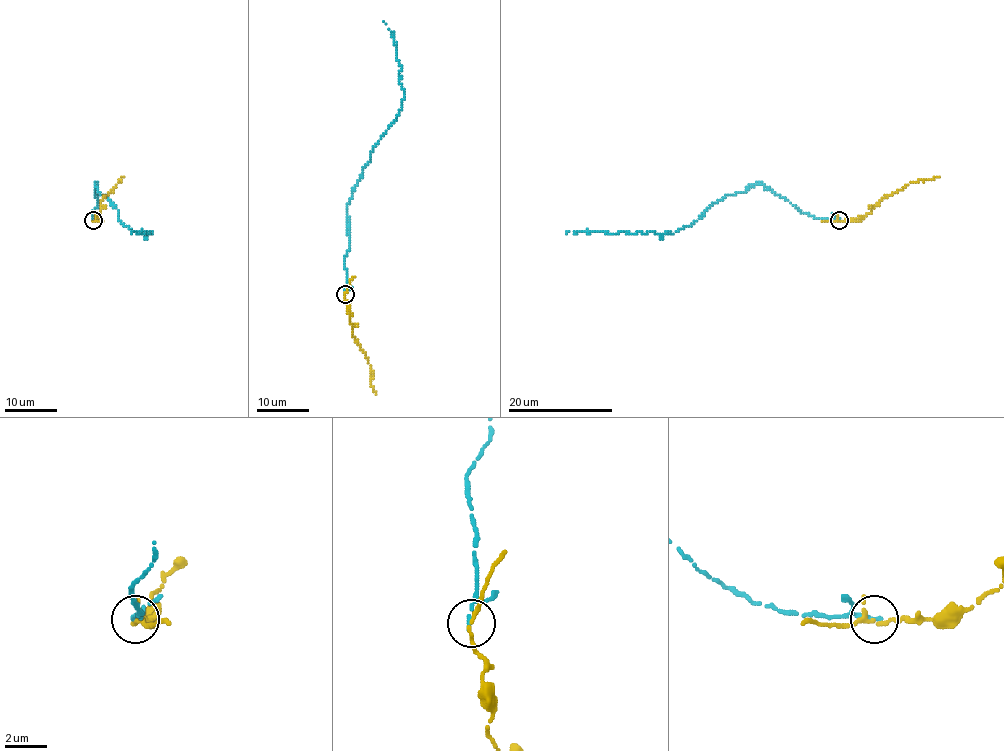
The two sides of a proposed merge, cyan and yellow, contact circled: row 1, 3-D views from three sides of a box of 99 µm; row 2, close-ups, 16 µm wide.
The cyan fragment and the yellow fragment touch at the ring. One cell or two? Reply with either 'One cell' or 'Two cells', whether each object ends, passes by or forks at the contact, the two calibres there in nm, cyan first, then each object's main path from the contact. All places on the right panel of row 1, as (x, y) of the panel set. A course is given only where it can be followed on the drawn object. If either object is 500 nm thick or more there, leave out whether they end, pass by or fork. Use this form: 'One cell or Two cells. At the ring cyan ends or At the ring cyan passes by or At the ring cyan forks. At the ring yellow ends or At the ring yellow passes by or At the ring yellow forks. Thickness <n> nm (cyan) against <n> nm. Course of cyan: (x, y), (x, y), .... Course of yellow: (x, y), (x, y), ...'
One cell. At the ring cyan ends. At the ring yellow forks. Thickness 180 nm (cyan) against 170 nm. Course of cyan: (839, 220), (809, 216), (756, 182), (744, 192), (717, 201), (693, 223), (674, 233), (567, 233). Course of yellow: (839, 220), (857, 220), (881, 199), (910, 182), (938, 177)

